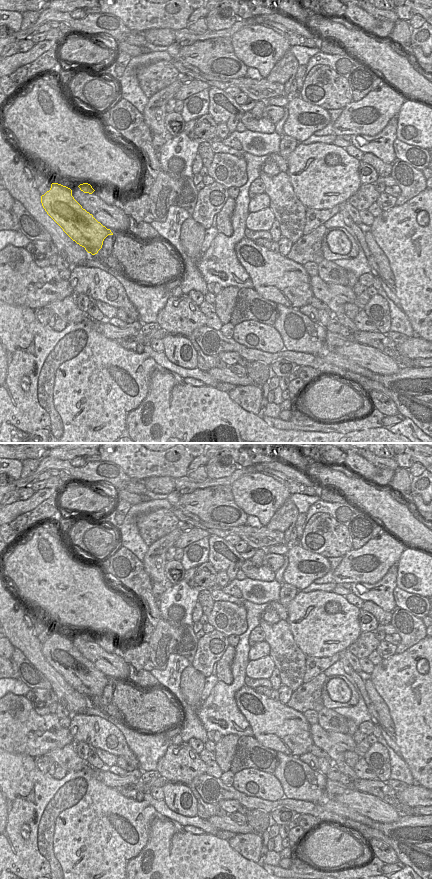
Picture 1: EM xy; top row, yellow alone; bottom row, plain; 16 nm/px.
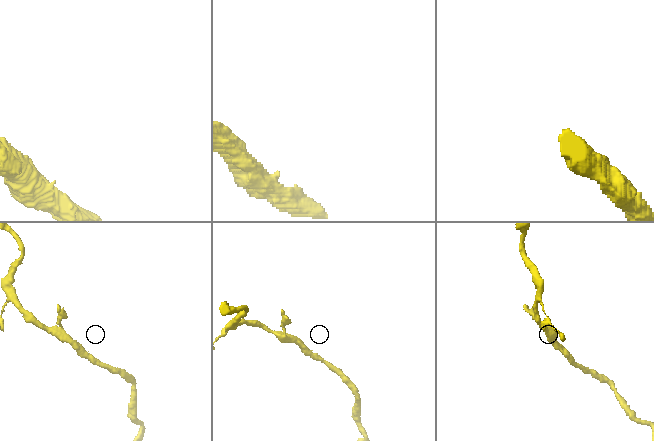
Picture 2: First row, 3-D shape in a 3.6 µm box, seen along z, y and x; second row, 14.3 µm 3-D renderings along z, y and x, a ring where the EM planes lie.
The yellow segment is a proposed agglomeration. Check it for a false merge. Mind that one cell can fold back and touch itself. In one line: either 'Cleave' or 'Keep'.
Cleave

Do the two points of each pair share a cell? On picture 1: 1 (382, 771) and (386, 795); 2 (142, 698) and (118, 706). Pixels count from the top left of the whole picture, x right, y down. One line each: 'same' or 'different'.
1: different
2: same

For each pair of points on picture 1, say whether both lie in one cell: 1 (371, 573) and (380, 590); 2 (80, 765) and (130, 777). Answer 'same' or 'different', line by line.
1: different
2: same

